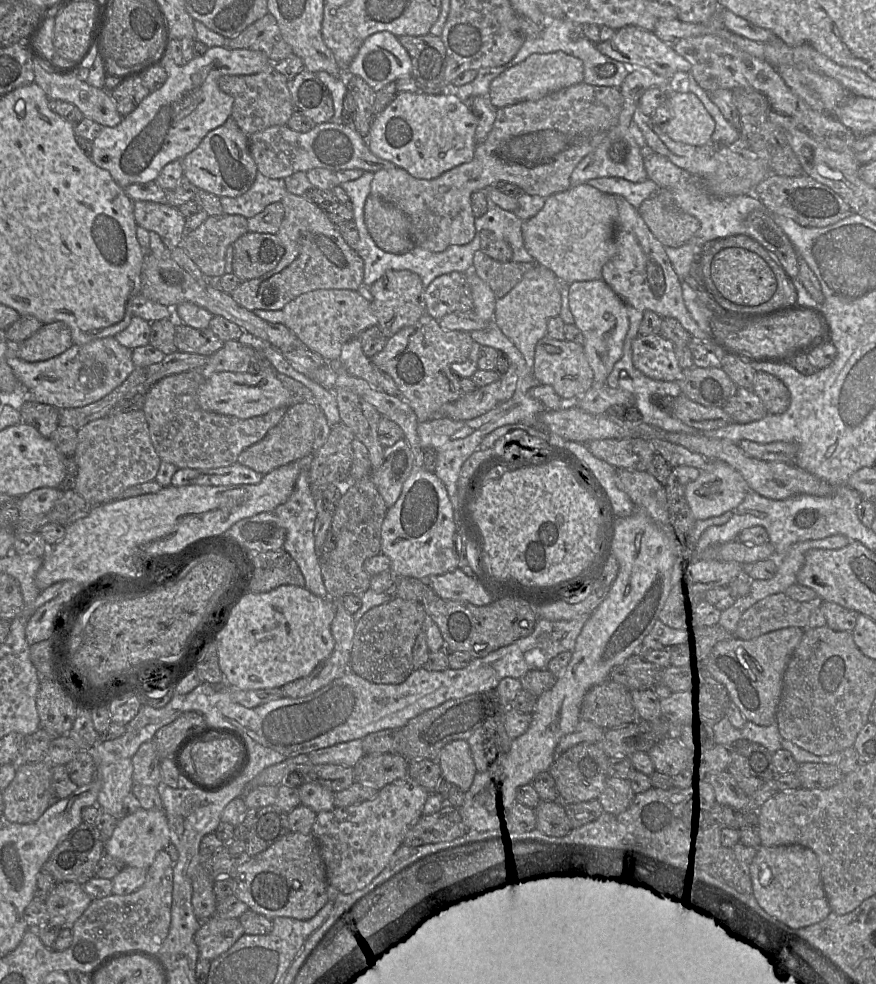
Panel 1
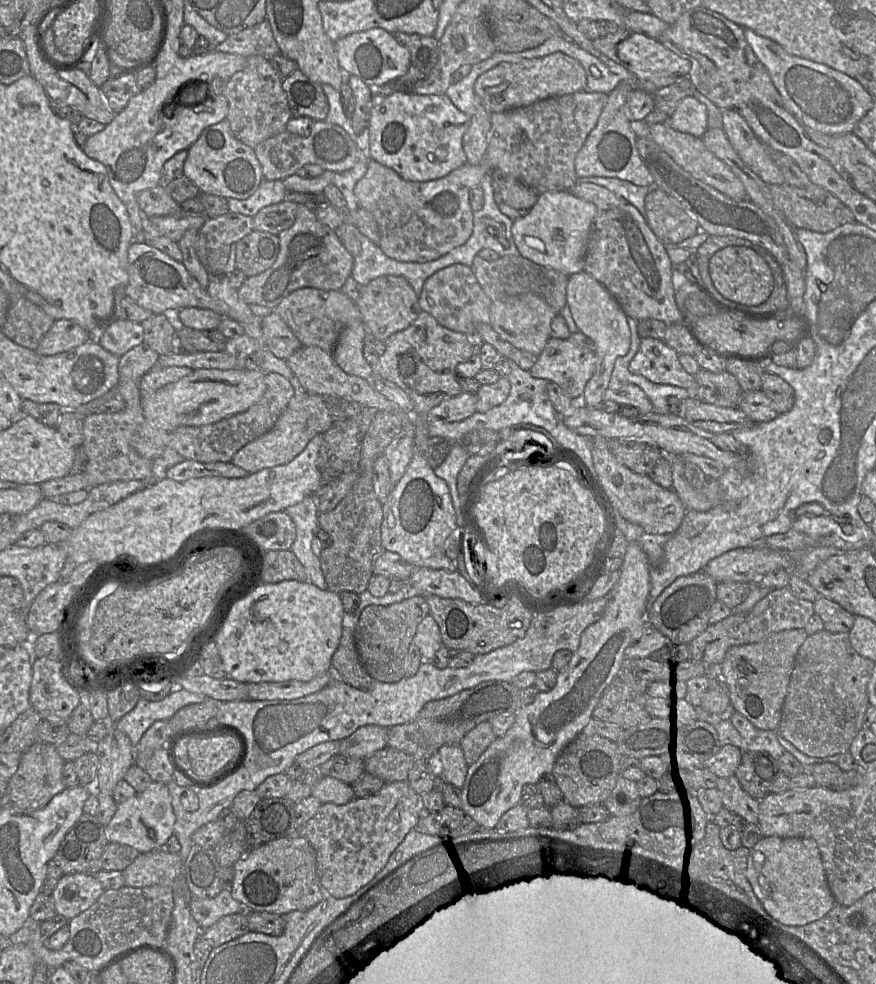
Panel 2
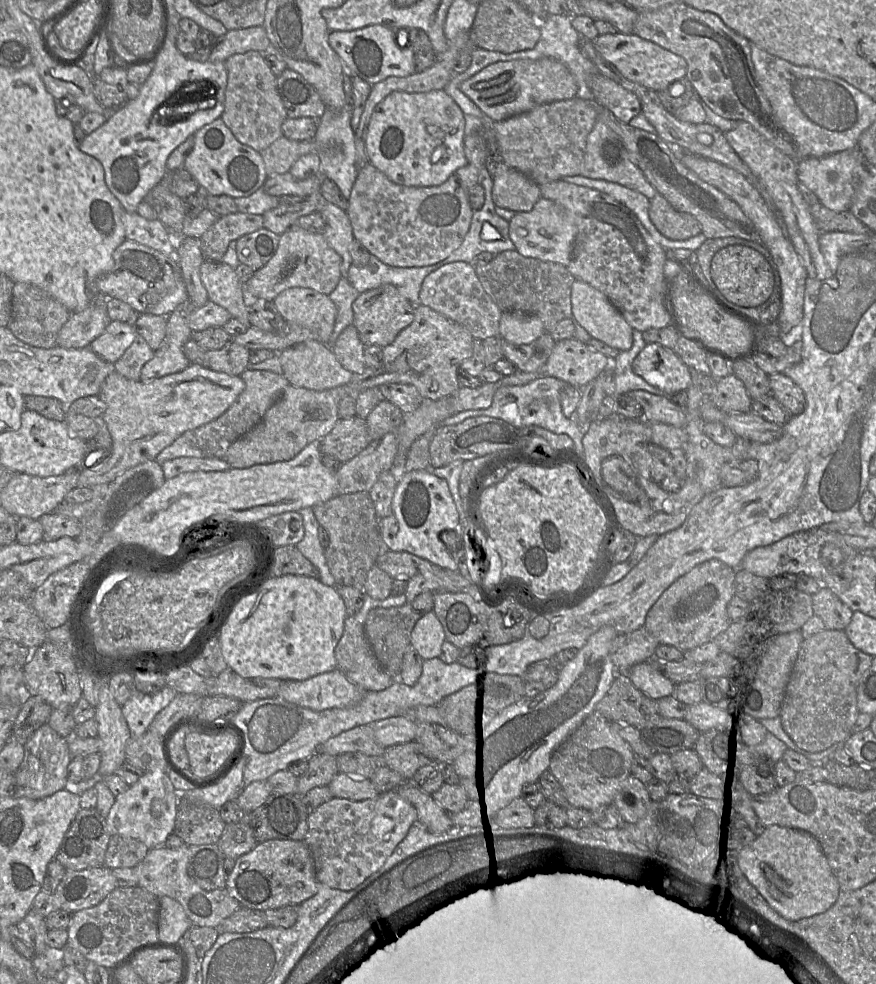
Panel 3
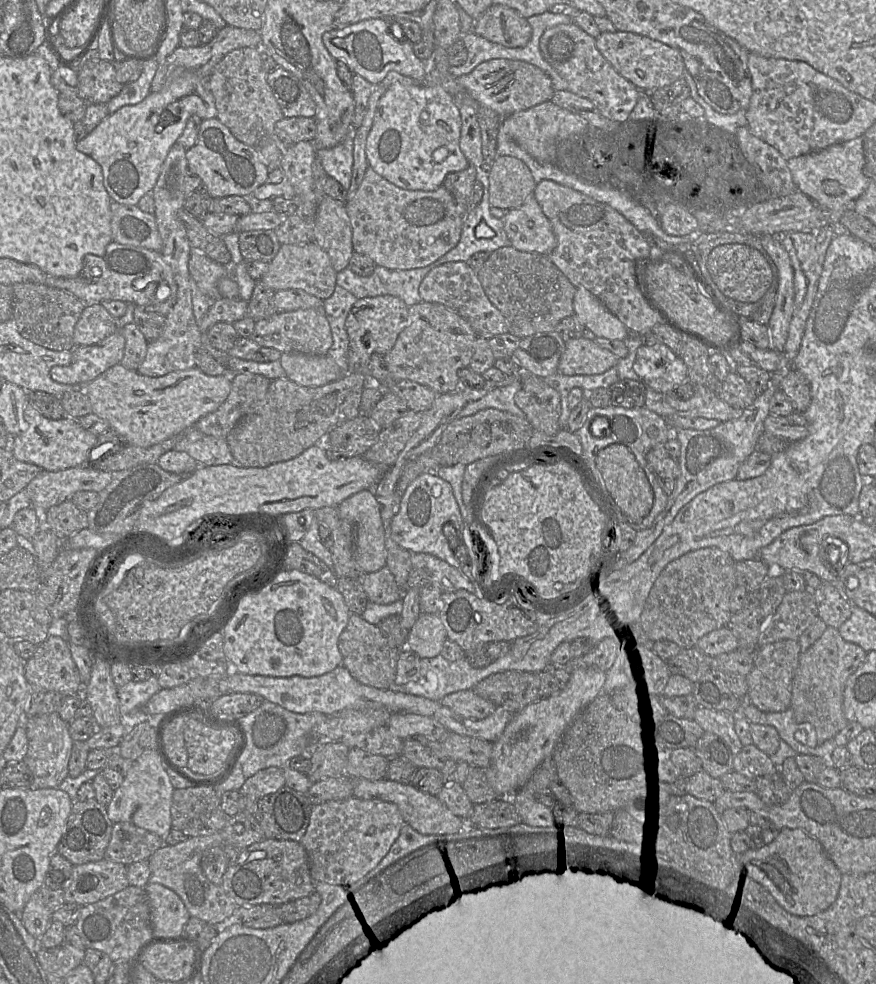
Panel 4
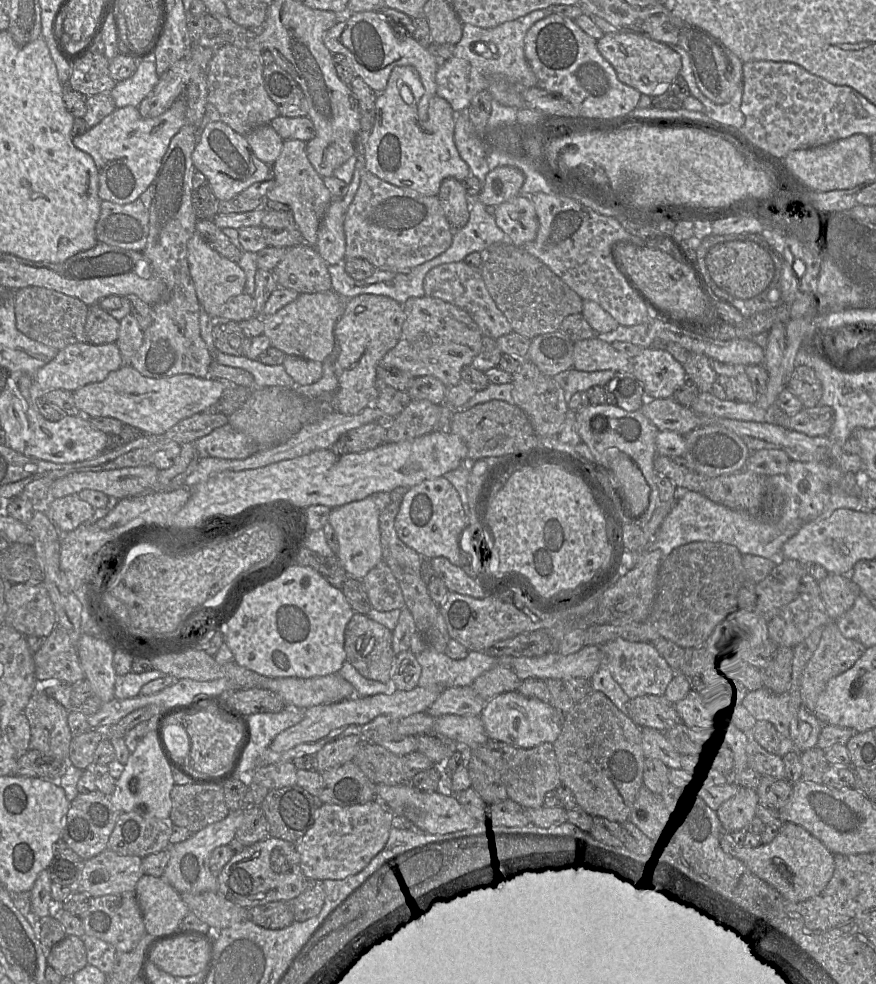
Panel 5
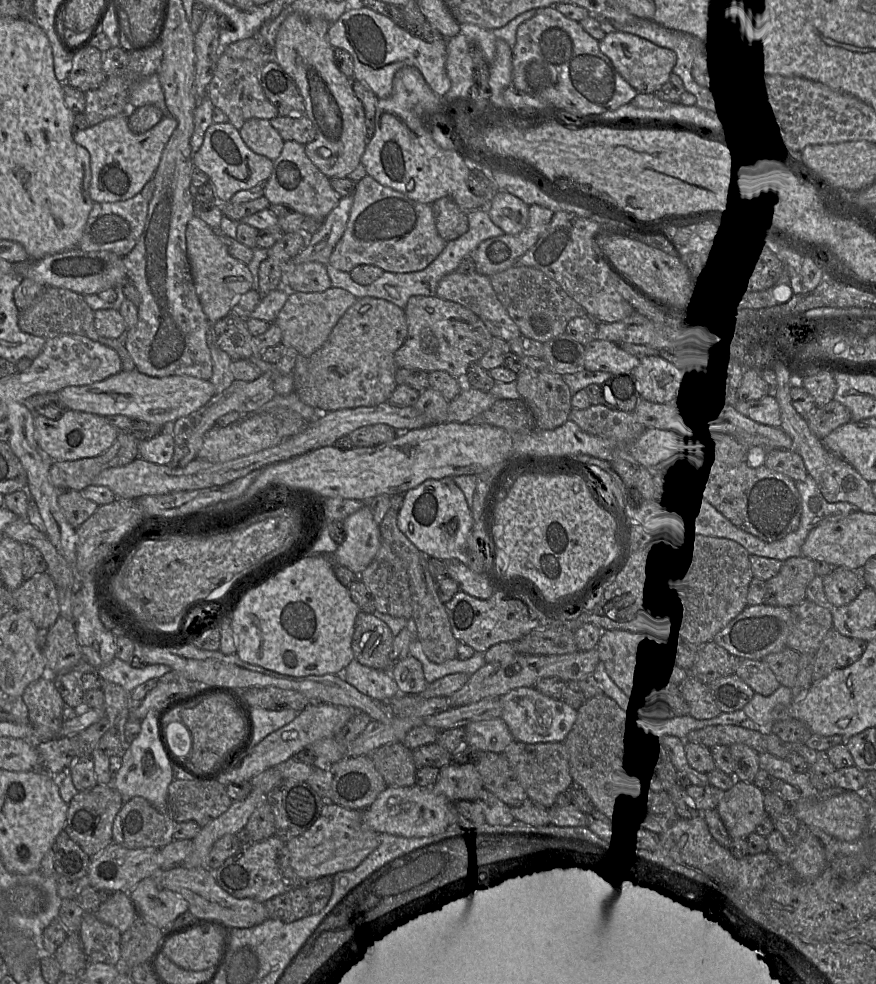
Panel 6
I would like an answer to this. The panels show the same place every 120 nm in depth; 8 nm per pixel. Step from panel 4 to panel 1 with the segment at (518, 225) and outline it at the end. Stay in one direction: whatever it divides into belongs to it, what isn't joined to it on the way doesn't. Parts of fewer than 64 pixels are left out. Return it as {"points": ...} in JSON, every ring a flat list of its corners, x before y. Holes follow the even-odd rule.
{"points":[[580,184,546,198,543,208,522,223,527,252,537,265,550,269,568,285,575,281,602,279,602,267,615,255,616,196]]}

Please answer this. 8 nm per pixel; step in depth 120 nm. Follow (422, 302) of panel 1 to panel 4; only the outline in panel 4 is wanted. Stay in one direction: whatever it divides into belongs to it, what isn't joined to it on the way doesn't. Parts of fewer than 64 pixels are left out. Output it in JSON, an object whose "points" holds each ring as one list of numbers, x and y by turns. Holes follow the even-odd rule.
{"points":[[380,295,358,299,352,306,345,322,348,334,349,372,366,372,373,353,387,354,399,334,409,323,408,306,398,297]]}

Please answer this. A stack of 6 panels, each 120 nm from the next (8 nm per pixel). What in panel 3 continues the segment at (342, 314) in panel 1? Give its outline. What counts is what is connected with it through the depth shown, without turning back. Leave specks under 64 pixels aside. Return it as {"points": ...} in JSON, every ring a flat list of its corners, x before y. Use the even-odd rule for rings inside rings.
{"points":[[294,287,280,293,274,304,288,324,297,324,310,330,314,339,329,345,337,307,329,295,309,288]]}

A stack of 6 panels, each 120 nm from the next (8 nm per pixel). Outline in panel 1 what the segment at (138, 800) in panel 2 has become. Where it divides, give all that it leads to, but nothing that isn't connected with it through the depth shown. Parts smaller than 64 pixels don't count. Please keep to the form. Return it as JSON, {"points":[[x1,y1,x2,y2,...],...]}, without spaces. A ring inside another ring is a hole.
{"points":[[139,808,119,818,111,838,105,842,105,853,122,860,126,866,148,869,156,854,171,843,170,829,165,811]]}

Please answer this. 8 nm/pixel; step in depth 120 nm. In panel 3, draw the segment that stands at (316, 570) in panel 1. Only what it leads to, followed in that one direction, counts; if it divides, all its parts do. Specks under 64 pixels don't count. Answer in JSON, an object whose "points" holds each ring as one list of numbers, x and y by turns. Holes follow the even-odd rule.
{"points":[[306,507,298,512,303,518,305,535,296,547,318,569,319,580,325,585,335,586,334,577,326,562,324,548,318,539,320,524,313,513,313,507]]}

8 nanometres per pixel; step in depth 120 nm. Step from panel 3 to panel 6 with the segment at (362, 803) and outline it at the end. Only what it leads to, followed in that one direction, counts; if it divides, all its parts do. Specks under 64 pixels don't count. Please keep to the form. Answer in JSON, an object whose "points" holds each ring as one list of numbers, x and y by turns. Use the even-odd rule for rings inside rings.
{"points":[[326,802,320,816,308,830,286,841,290,864,302,881,354,869,378,844,379,833,364,823,362,810,348,809,331,802]]}

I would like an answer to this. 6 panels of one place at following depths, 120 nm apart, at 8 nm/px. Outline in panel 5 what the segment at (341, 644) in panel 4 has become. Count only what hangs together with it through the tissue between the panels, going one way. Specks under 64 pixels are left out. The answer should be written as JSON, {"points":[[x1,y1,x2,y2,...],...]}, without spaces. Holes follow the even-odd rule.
{"points":[[354,613,344,633,346,659,365,678,390,684,395,654,392,648,392,631,370,619,367,615]]}

